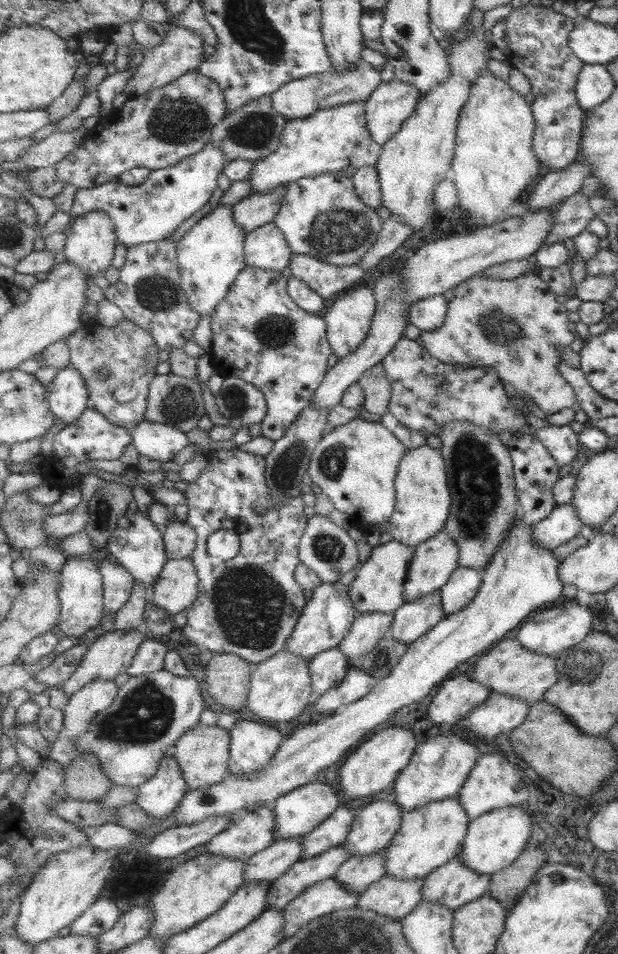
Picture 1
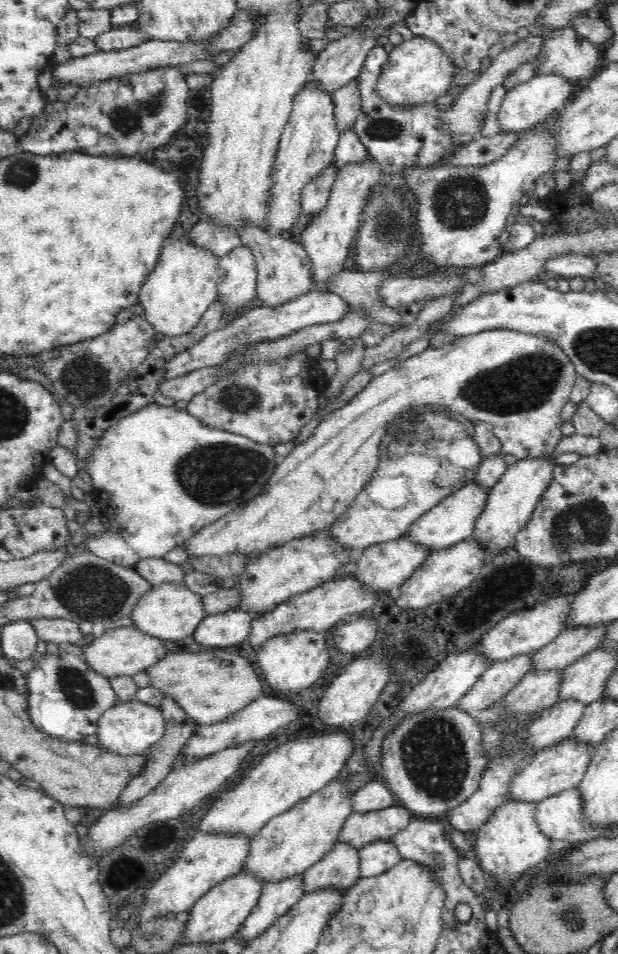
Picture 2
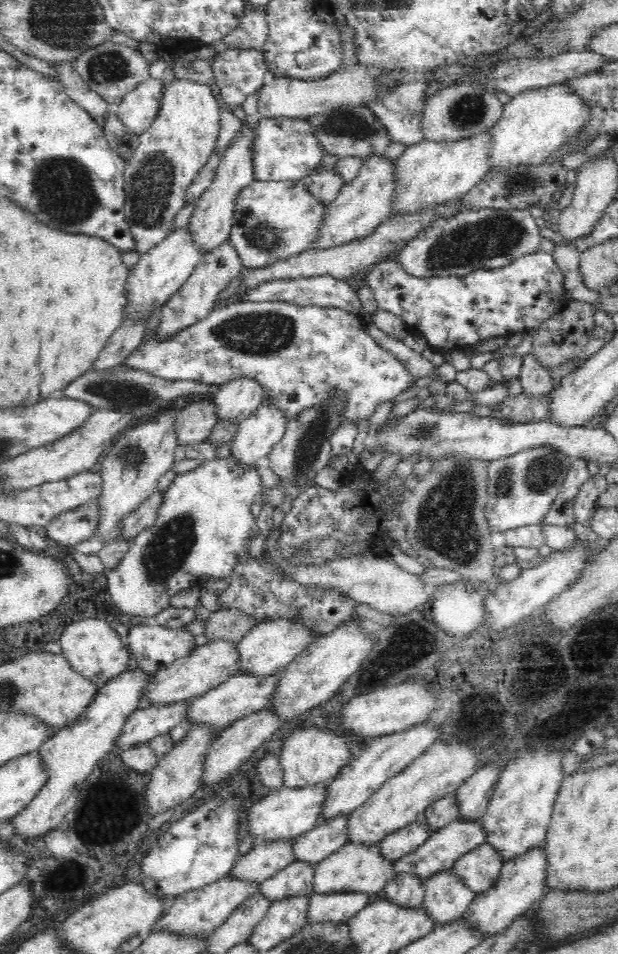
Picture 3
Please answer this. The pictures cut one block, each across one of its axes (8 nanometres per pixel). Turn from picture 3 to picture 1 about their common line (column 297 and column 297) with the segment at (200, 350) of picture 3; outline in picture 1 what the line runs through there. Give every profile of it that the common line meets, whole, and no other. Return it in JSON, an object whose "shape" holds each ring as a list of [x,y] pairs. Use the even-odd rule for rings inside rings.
{"shape":[[[246,266],[224,302],[211,316],[210,324],[213,340],[209,352],[215,372],[224,378],[237,377],[249,381],[261,389],[268,400],[268,415],[260,424],[261,436],[274,442],[281,440],[298,416],[310,408],[315,392],[327,375],[333,348],[327,342],[325,320],[319,313],[310,313],[293,300],[288,293],[288,279],[281,271]]]}

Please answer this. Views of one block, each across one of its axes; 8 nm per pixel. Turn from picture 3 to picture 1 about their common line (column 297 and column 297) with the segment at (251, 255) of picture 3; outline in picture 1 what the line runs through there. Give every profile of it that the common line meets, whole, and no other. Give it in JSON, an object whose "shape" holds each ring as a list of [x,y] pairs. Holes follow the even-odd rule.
{"shape":[[[344,171],[289,183],[274,222],[285,234],[295,255],[307,254],[343,267],[362,266],[365,253],[373,249],[383,227],[375,208],[369,208],[358,198],[353,177],[346,176]]]}

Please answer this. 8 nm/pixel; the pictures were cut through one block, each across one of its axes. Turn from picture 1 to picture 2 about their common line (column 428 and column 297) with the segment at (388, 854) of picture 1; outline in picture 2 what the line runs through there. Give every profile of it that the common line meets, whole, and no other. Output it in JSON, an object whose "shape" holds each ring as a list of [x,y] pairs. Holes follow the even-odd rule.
{"shape":[[[339,780],[334,785],[327,785],[317,790],[310,798],[300,800],[294,808],[288,812],[280,814],[270,819],[258,833],[258,836],[252,837],[249,842],[249,851],[243,860],[241,872],[254,881],[266,884],[282,883],[293,877],[303,875],[307,868],[316,864],[322,857],[336,844],[339,830],[342,828],[343,820],[351,813],[351,797],[345,790],[345,781]]]}

